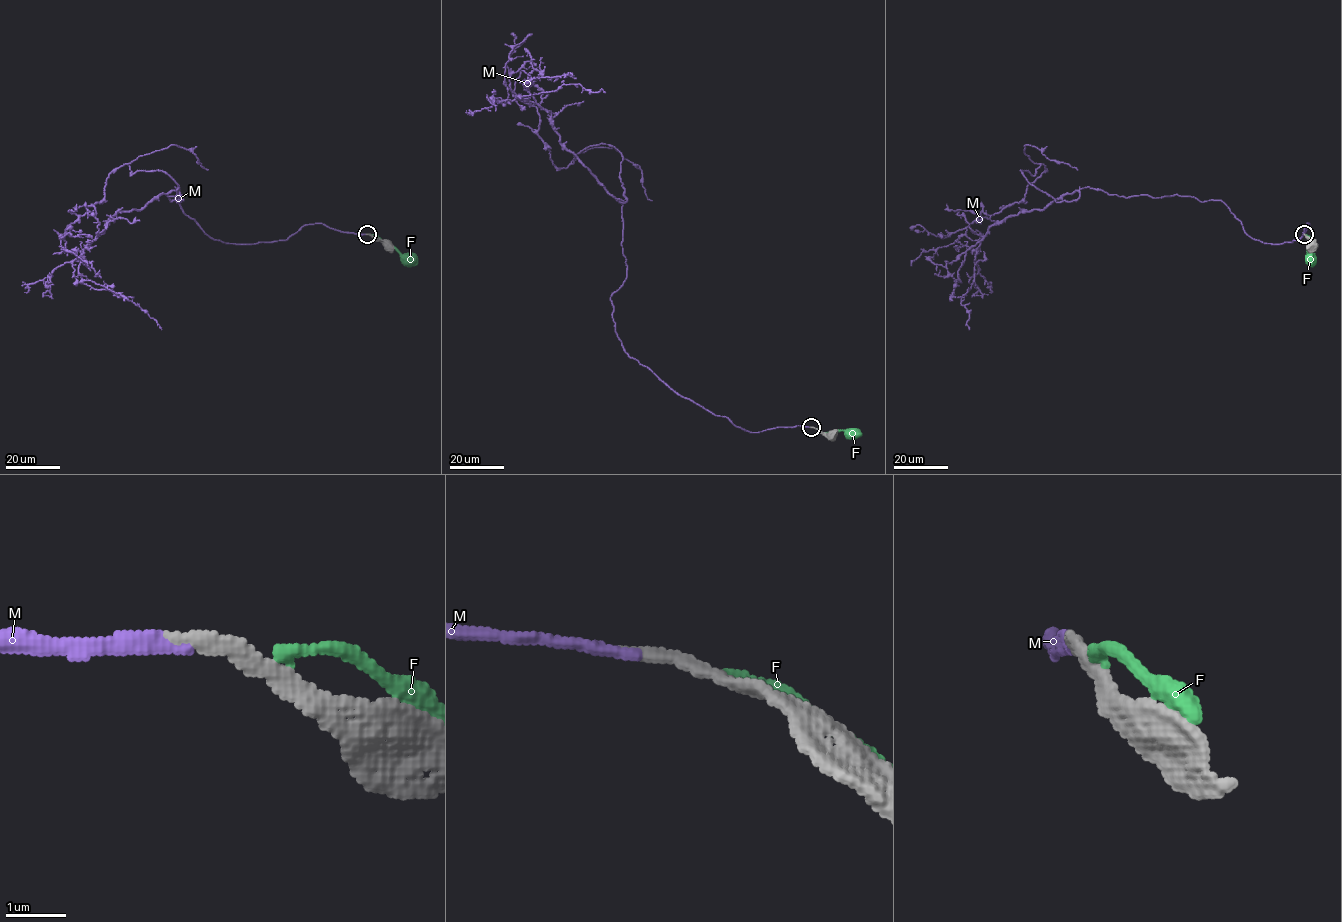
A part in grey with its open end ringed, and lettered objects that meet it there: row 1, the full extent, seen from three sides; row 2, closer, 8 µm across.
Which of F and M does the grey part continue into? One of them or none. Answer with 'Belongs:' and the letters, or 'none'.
Belongs: M

